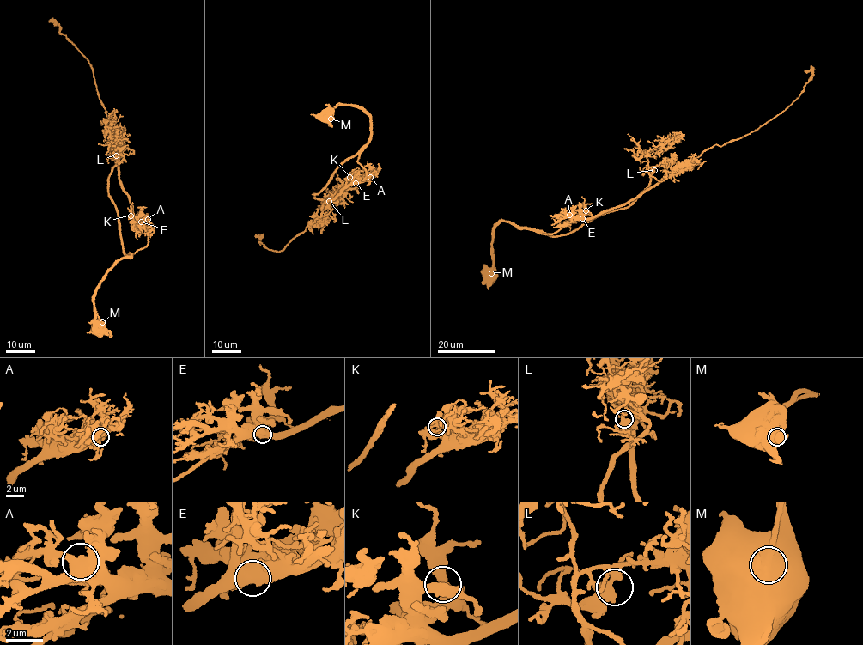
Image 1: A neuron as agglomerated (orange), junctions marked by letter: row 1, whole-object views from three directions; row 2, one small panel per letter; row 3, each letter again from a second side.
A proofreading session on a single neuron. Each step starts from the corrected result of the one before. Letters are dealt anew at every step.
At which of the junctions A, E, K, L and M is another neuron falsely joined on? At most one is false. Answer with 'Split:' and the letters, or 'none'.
Split: M

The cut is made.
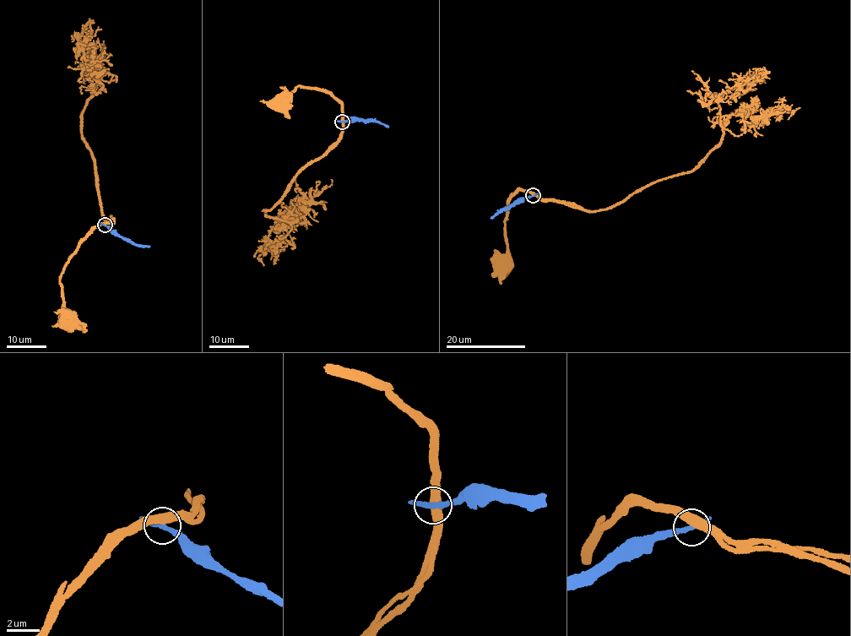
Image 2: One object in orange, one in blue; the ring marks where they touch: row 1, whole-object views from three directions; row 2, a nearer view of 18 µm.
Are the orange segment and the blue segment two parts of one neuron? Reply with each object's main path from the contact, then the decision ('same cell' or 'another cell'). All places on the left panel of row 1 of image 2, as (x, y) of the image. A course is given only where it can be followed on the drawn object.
orange via (104, 225), (94, 228), (80, 243), (60, 277), (62, 313), (63, 319), (67, 322), (69, 319) | blue via (104, 225), (117, 236), (130, 239), (130, 241), (149, 247) | another cell

